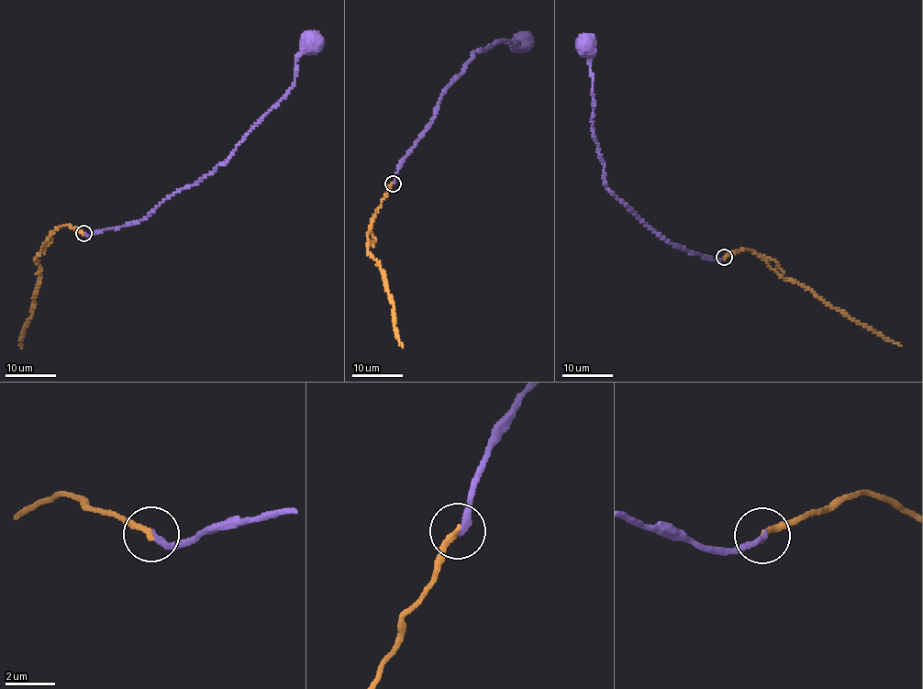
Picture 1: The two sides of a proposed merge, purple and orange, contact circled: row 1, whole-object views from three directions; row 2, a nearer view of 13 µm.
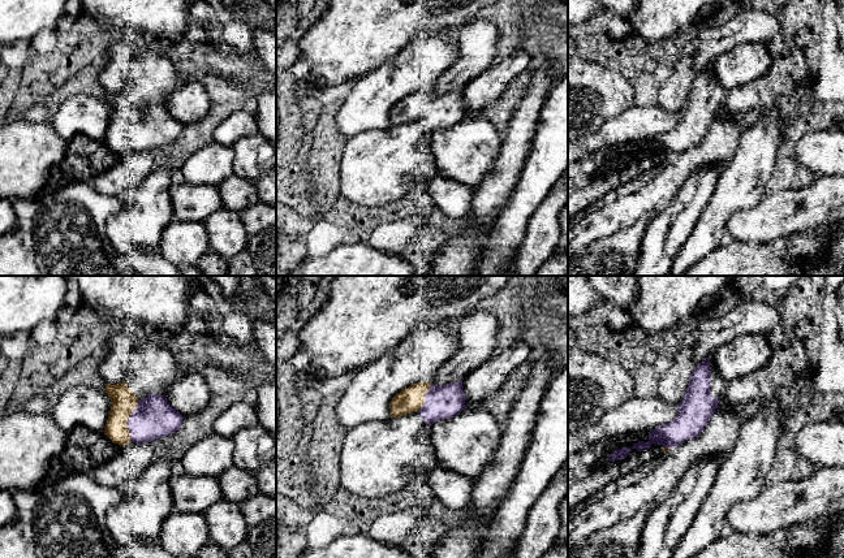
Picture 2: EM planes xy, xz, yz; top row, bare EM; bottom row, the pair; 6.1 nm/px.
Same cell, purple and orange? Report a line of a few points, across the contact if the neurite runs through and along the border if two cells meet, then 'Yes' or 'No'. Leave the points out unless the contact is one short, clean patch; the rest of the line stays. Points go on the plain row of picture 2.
Yes

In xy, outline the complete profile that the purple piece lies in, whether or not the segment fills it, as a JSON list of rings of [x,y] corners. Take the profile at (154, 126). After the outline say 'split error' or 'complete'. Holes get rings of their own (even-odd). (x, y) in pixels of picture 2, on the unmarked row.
[[[125,90],[103,98],[112,116],[104,143],[115,152],[125,155],[130,151],[154,151],[180,138],[184,125],[178,122],[164,104],[148,103],[139,109]]] | split error

